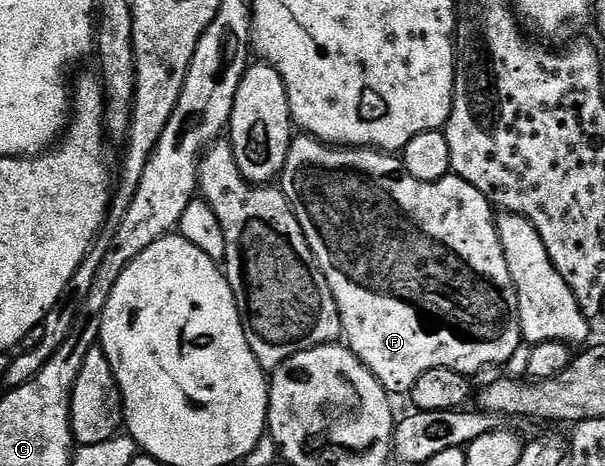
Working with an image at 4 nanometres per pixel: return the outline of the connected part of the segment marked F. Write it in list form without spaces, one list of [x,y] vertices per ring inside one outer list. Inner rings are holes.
[[[308,135],[294,136],[293,142],[289,144],[289,150],[287,151],[287,159],[285,160],[285,166],[281,169],[281,176],[279,178],[279,188],[285,197],[289,200],[289,205],[293,209],[293,213],[299,219],[301,224],[301,230],[303,235],[307,239],[307,243],[311,247],[311,251],[315,255],[317,265],[323,271],[323,275],[327,279],[327,283],[331,287],[333,292],[333,298],[335,303],[339,307],[339,315],[341,316],[341,332],[344,340],[347,342],[347,348],[351,350],[361,360],[367,368],[373,372],[375,379],[379,379],[379,383],[385,389],[385,392],[390,395],[396,395],[396,393],[408,394],[415,387],[415,383],[419,379],[419,375],[423,375],[427,371],[435,371],[436,369],[450,369],[456,373],[464,373],[466,375],[474,375],[480,369],[485,369],[488,365],[501,365],[504,361],[509,361],[517,353],[517,348],[523,345],[523,338],[521,335],[521,324],[519,323],[519,311],[517,310],[517,292],[513,286],[513,280],[511,279],[511,271],[507,271],[507,259],[503,255],[503,247],[499,243],[499,235],[497,234],[497,222],[494,214],[489,214],[490,210],[486,208],[484,204],[469,206],[472,203],[473,197],[478,196],[478,191],[475,187],[471,187],[471,183],[467,183],[464,177],[456,175],[450,175],[439,179],[438,181],[430,182],[420,181],[410,175],[405,170],[402,158],[392,153],[387,153],[379,149],[367,149],[364,147],[334,147],[332,145],[326,145],[324,141],[320,141],[318,137],[310,137]],[[429,189],[434,189],[439,196],[434,201],[429,201]]]

